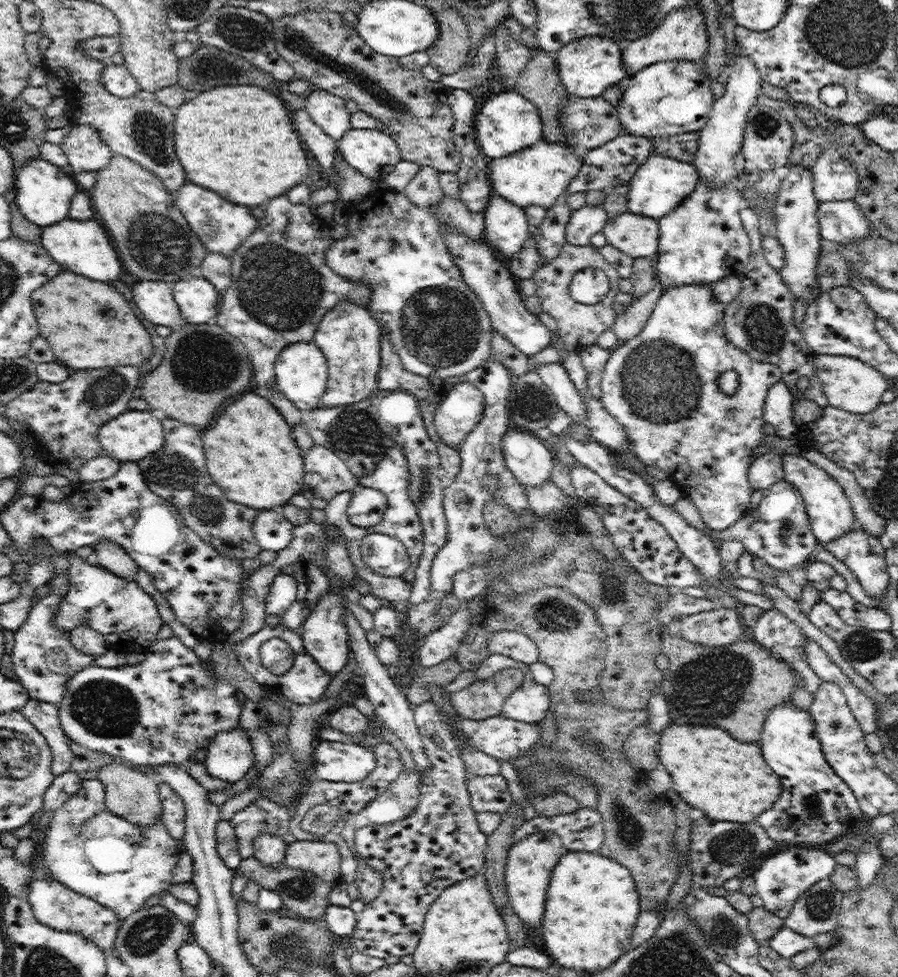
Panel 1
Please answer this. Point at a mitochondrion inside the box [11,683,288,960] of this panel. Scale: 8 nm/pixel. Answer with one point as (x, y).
(150, 933)

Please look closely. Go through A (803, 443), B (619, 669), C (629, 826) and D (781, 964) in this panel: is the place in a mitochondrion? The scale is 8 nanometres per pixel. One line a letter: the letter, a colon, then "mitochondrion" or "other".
A: other
B: other
C: mitochondrion
D: other

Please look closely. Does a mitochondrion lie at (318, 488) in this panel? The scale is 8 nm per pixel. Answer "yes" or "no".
no

